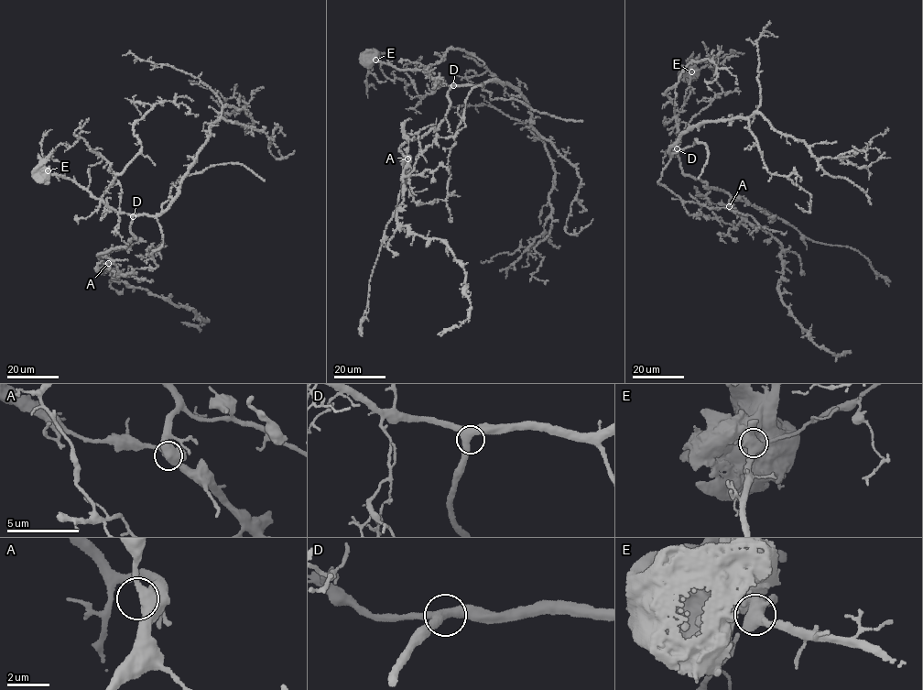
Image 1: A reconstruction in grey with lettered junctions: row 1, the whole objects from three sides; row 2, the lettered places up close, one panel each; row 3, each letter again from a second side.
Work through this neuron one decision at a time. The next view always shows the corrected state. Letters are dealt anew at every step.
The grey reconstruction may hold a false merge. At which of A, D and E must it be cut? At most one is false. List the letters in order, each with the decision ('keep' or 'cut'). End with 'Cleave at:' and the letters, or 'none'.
A: keep
D: keep
E: cut
Cleave at: E

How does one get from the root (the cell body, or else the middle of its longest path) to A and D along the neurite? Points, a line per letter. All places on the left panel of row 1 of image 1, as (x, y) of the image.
A: (40, 176), (68, 177), (129, 213), (135, 238), (98, 254), (108, 263)
D: (40, 176), (43, 178), (47, 171), (68, 177), (115, 211), (133, 216)

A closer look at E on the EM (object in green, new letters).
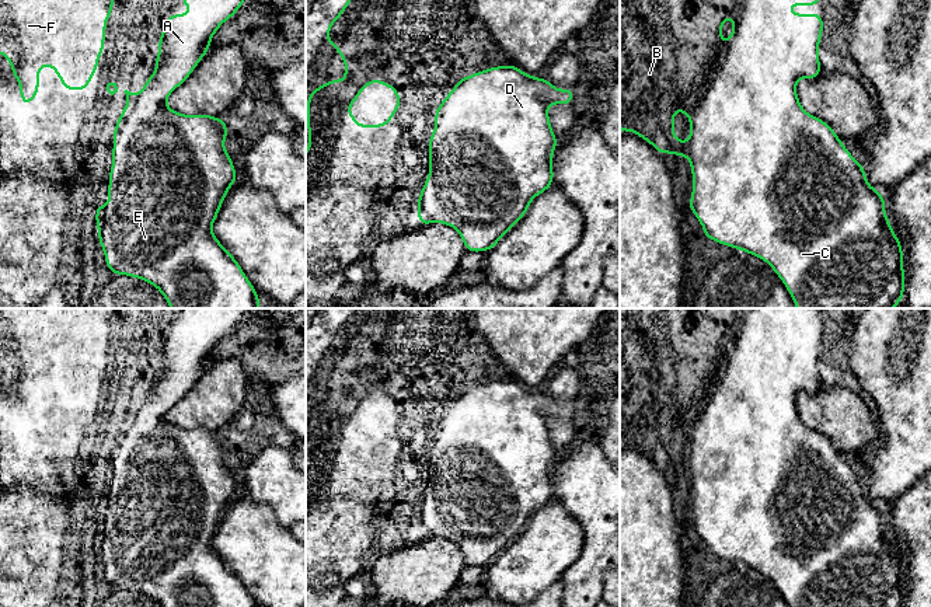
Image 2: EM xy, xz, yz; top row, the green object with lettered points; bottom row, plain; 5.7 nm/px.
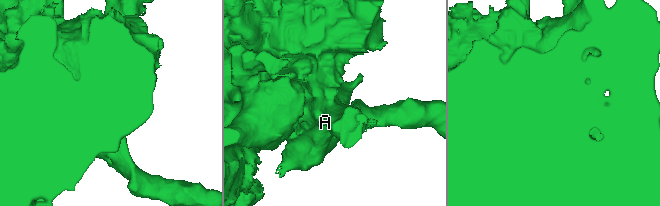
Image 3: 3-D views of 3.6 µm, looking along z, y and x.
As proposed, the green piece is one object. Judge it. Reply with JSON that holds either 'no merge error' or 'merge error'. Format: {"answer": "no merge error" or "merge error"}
{"answer": "merge error"}

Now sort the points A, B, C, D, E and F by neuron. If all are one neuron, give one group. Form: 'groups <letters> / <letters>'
groups A B D E F / C

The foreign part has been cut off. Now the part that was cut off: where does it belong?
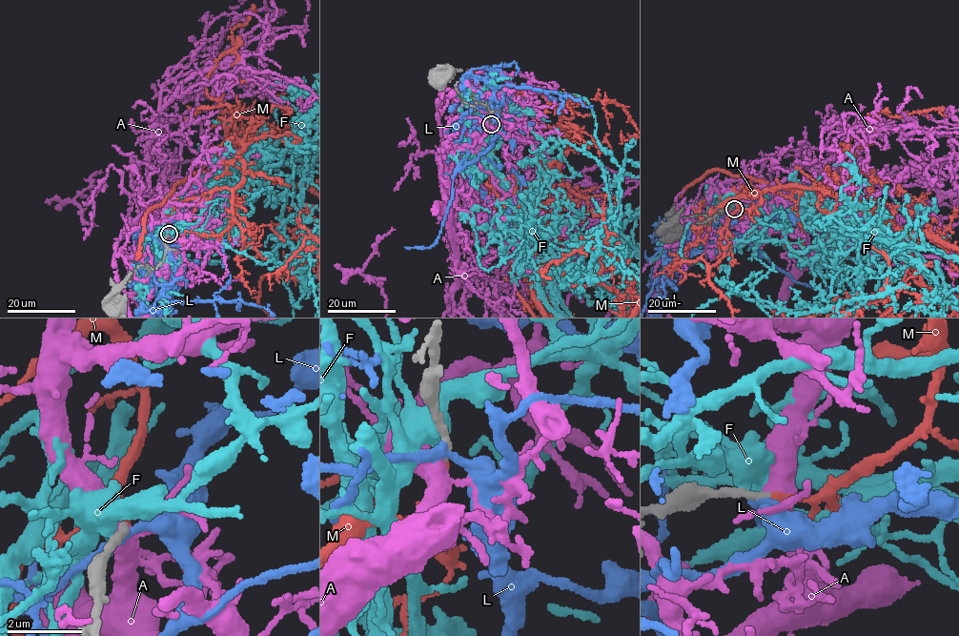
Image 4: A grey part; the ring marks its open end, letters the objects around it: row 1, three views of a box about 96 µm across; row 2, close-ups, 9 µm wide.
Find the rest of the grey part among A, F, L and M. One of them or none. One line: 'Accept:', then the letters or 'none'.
Accept: M

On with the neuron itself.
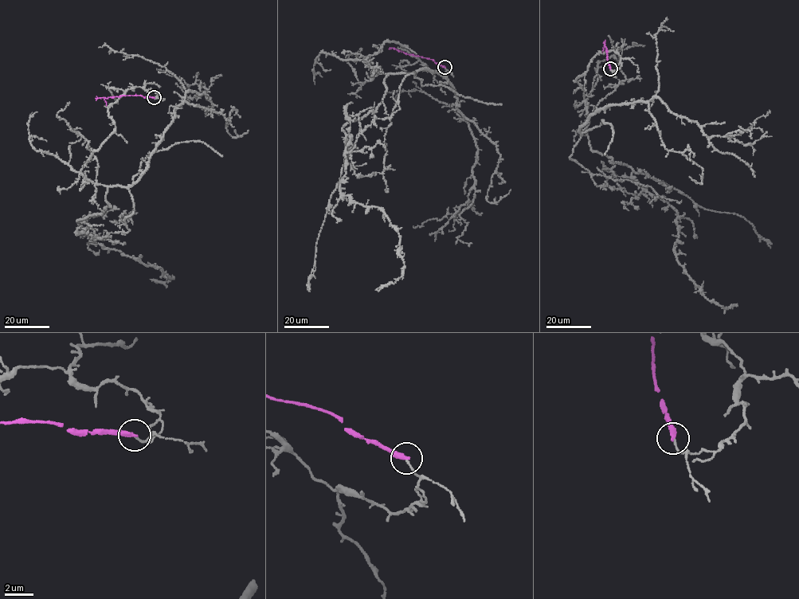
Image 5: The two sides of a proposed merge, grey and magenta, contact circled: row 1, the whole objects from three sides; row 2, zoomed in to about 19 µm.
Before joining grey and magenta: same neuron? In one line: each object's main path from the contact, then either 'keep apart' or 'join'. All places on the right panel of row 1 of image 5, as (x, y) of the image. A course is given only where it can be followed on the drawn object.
course grey (610, 68), (620, 56), (601, 52), (574, 81), (592, 150), (675, 211), (679, 262), (706, 299), (737, 303); course magenta (610, 68), (605, 41); keep apart

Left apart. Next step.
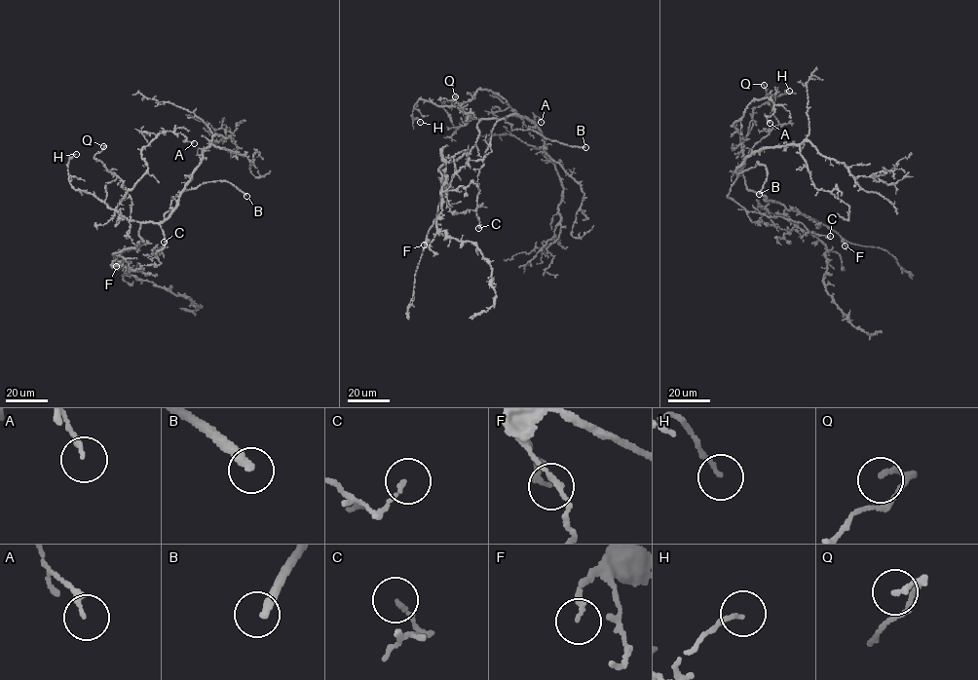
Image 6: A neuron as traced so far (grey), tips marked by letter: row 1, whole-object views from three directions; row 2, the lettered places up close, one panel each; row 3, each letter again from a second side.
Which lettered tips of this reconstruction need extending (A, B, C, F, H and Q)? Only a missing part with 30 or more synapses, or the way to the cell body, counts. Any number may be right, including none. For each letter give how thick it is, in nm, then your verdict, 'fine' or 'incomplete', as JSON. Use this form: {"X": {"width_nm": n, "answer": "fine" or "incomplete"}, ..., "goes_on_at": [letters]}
{"A": {"width_nm": 170, "answer": "fine"}, "B": {"width_nm": 260, "answer": "incomplete"}, "C": {"width_nm": 120, "answer": "fine"}, "F": {"width_nm": 150, "answer": "fine"}, "H": {"width_nm": 130, "answer": "fine"}, "Q": {"width_nm": 100, "answer": "fine"}, "goes_on_at": ["B"]}

